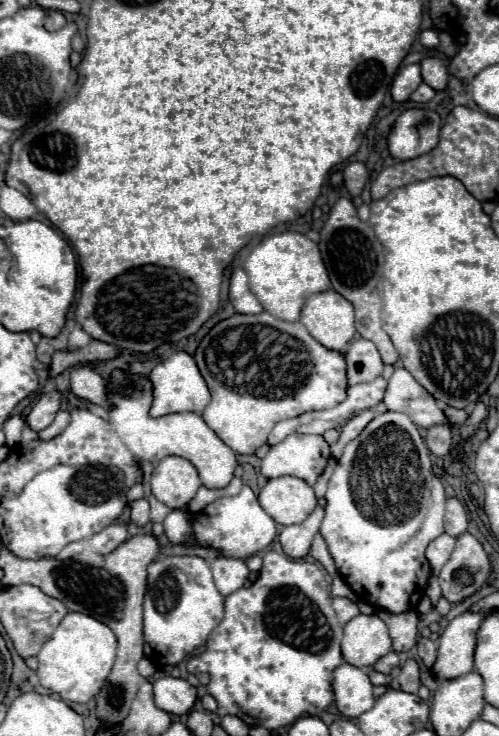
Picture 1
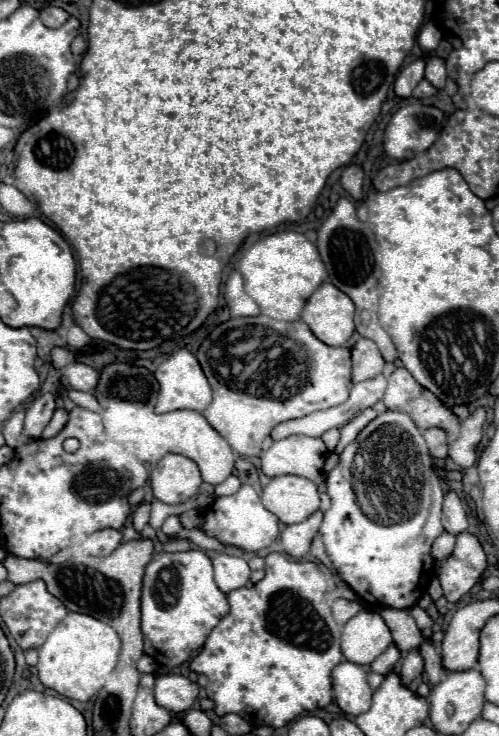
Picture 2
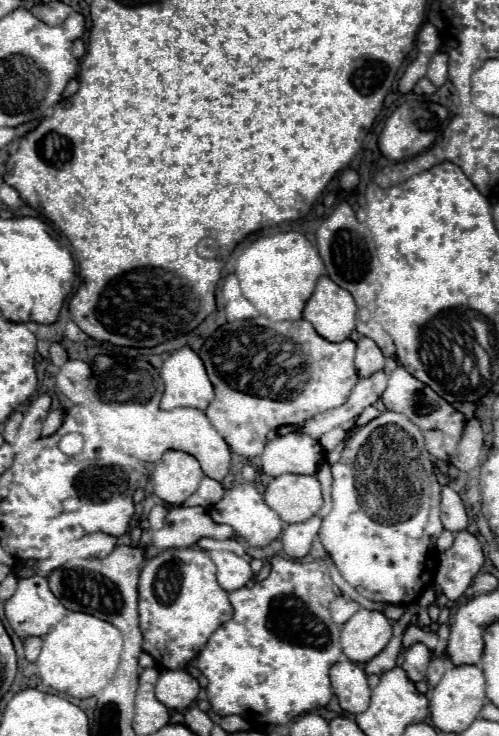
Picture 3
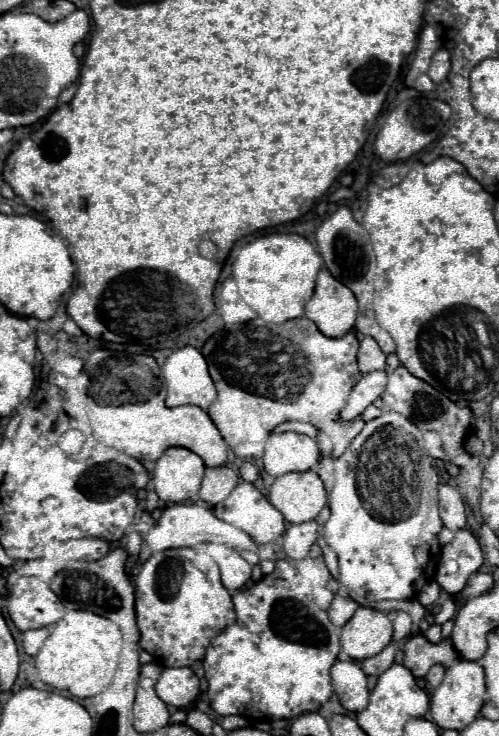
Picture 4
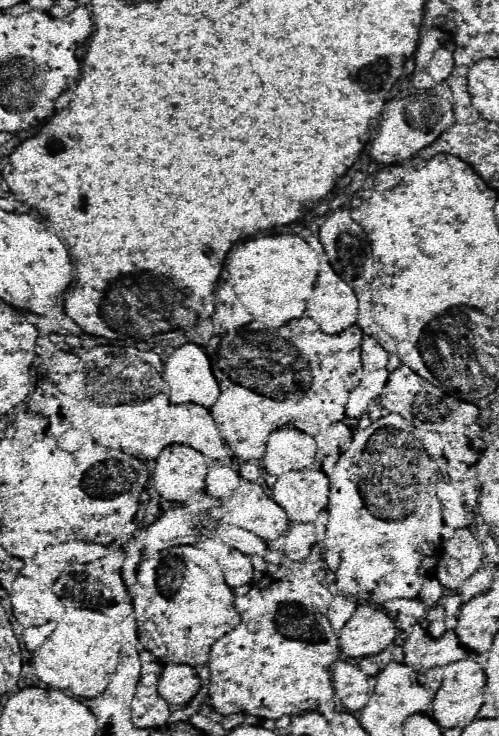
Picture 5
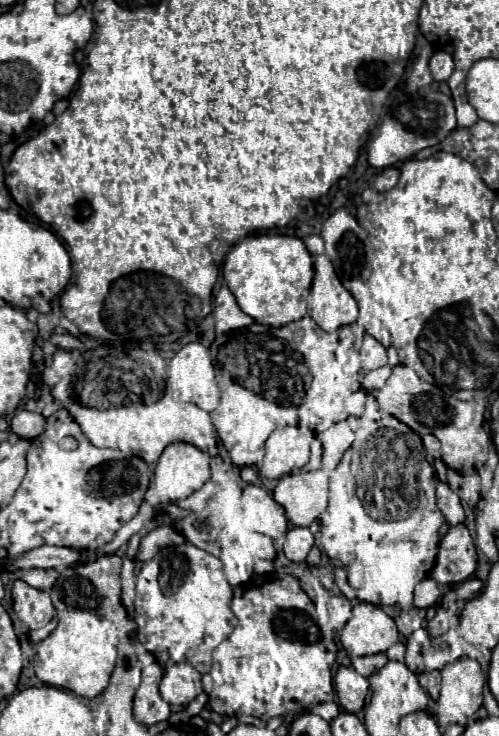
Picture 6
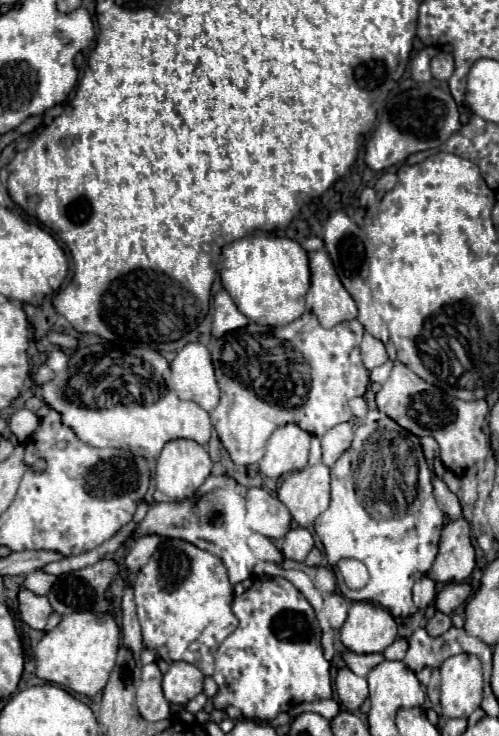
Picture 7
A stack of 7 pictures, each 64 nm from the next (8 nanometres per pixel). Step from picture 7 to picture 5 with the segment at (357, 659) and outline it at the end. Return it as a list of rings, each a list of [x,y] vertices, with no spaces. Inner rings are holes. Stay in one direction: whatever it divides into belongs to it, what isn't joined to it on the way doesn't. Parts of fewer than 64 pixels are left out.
[[[384,650],[384,652],[376,654],[376,656],[362,658],[362,660],[358,662],[358,666],[360,666],[360,670],[362,670],[366,676],[378,676],[390,662],[392,662],[392,652],[390,652],[390,650]]]

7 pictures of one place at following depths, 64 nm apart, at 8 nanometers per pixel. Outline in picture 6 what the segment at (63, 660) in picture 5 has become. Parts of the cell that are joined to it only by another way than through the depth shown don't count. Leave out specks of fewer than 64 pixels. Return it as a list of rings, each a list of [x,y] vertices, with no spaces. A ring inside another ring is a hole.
[[[68,610],[58,618],[58,628],[36,644],[36,658],[32,662],[34,674],[40,682],[70,690],[82,698],[96,698],[108,686],[108,676],[116,662],[116,628],[90,610]]]

